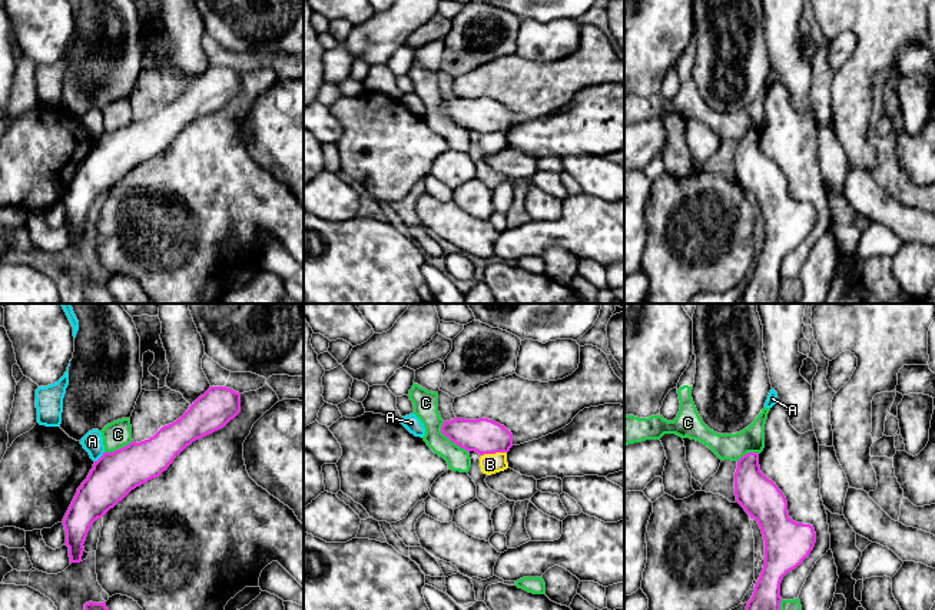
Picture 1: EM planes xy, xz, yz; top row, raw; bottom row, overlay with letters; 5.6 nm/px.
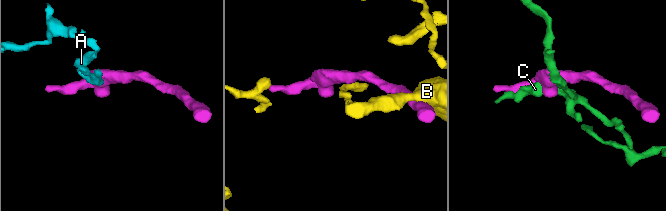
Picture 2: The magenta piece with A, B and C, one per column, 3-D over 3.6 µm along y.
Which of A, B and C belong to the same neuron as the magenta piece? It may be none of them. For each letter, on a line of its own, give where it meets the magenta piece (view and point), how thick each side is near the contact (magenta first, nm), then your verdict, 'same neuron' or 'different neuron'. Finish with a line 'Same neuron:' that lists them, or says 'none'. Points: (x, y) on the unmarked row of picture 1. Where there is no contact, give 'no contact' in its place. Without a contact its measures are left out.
A: xy (100, 136) | 260/110 nm | different neuron
B: xz (493, 132) | 200/110 nm | different neuron
C: xz (450, 118) | 200/140 nm | different neuron
Same neuron: none

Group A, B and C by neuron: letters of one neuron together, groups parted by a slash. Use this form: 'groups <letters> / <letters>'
groups A / B / C

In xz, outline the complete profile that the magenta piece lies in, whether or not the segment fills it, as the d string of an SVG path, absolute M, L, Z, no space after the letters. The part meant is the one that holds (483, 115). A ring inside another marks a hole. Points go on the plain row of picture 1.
M488 97L444 100L441 112L458 126L480 135L508 132L513 126L511 110Z

